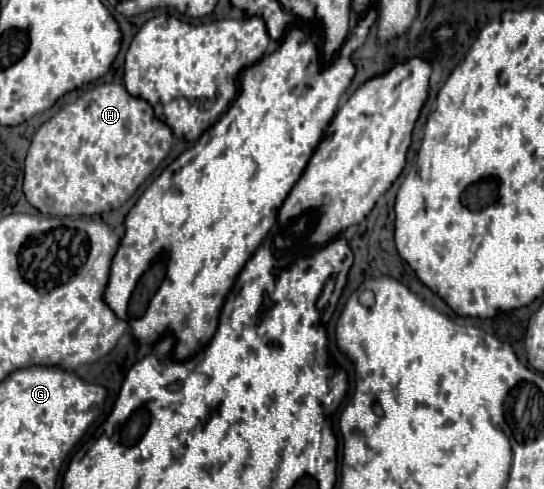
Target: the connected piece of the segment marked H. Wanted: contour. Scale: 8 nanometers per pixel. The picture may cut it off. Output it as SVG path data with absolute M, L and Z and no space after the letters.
M120 83L96 85L36 131L24 165L24 195L44 215L108 213L118 209L152 175L170 147L170 127L154 117L144 99L132 97Z

